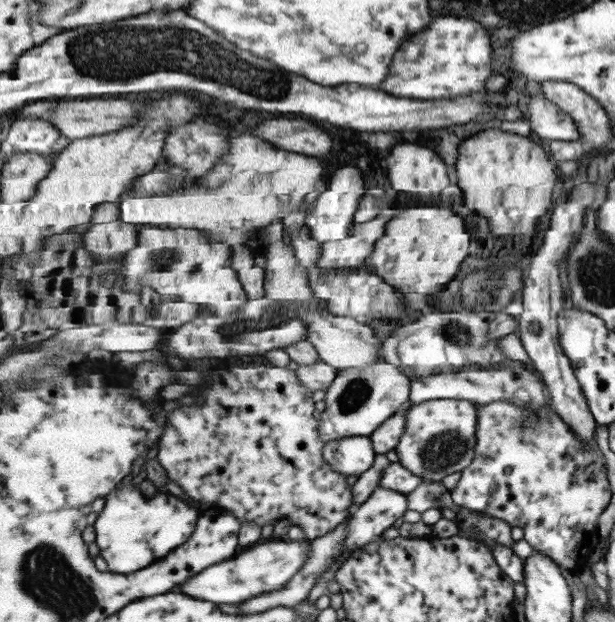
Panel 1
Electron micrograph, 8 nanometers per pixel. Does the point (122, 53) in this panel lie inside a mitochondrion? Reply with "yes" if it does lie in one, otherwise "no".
yes

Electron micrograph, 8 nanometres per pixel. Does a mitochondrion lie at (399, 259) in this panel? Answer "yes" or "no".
no

